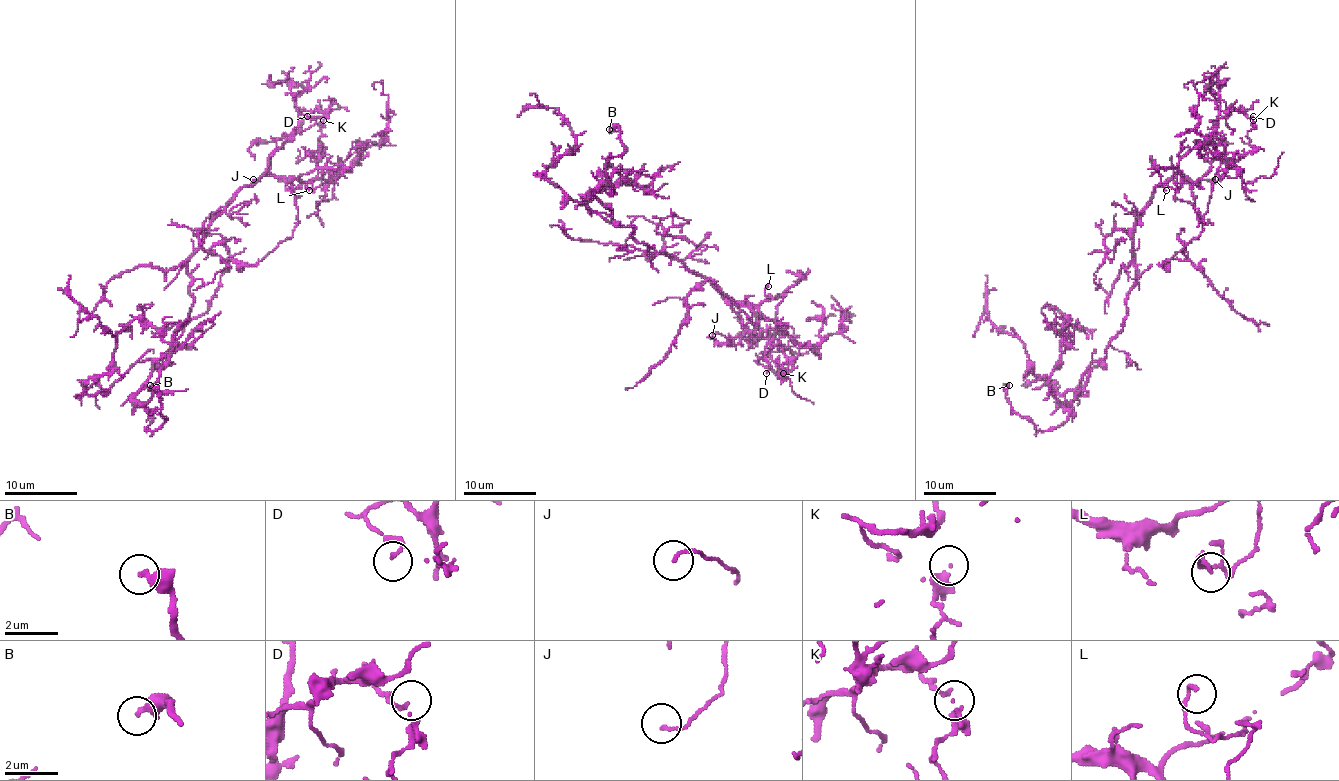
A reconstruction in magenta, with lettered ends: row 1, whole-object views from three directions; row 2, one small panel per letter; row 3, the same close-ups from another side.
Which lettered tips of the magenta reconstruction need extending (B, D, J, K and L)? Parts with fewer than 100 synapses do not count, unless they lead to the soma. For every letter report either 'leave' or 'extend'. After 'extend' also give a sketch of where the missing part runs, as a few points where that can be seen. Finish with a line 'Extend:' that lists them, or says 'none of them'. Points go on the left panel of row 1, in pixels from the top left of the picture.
B: leave
D: leave
J: leave
K: leave
L: leave
Extend: none of them

